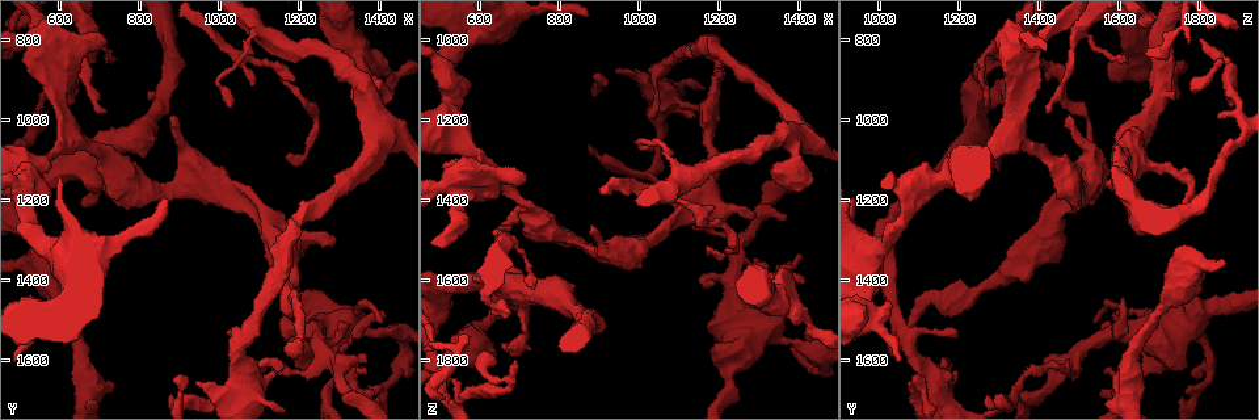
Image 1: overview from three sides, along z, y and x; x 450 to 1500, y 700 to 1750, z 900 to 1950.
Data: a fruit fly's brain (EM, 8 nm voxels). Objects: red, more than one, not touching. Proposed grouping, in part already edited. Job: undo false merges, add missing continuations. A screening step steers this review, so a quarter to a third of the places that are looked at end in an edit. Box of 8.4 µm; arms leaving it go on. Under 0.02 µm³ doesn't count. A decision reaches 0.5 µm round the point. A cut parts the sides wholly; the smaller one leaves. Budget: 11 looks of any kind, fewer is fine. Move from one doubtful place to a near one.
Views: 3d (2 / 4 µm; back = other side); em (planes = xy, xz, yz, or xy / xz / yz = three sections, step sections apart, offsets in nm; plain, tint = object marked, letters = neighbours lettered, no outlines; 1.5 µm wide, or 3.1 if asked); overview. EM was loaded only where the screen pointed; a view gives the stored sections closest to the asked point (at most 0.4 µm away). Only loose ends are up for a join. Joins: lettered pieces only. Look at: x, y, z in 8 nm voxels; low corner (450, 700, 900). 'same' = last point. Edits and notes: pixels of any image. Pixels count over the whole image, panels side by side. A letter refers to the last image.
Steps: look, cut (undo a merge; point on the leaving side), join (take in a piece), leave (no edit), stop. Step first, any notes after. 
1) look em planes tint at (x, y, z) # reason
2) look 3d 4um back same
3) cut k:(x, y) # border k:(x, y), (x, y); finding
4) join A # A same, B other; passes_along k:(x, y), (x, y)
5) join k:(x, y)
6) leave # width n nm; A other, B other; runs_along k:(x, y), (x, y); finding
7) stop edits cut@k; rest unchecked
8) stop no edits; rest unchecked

look 3d 4um at (1160, 1090, 1515) # end of a long branch

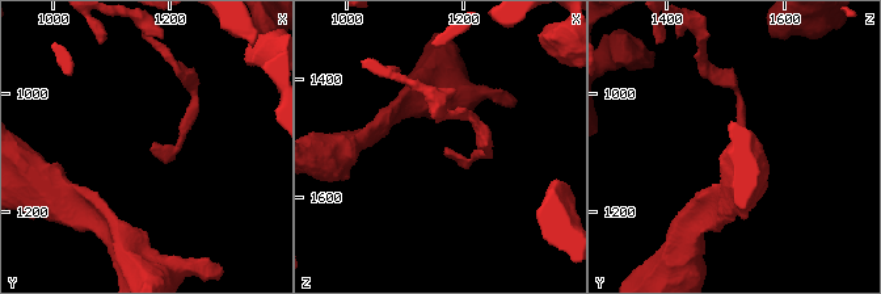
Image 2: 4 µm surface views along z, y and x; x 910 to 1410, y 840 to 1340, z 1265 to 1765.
look em planes plain at (1165, 1085, 1520)

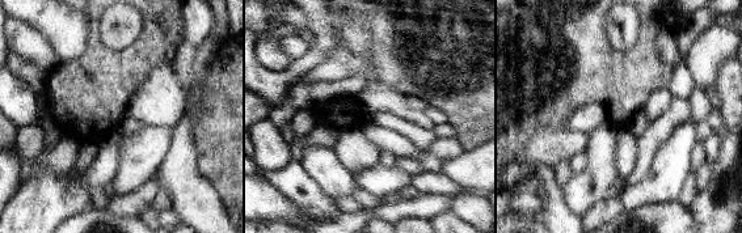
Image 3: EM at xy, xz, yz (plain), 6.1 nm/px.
look em planes letters same # see the neighbours

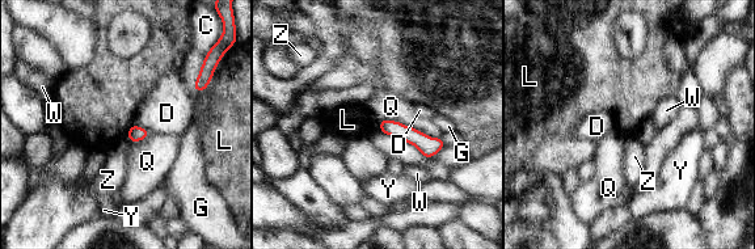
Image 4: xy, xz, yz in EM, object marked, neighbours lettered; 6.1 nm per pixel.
leave # longest_contact Q 400 nm; C other, D other, G other, L other, Q other, W other, Y other, Z other; border 4:(207, 84), (203, 91), (193, 89); no lettered piece goes on from it

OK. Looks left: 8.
look 3d 4um at (1230, 1475, 1855) # sudden change in width

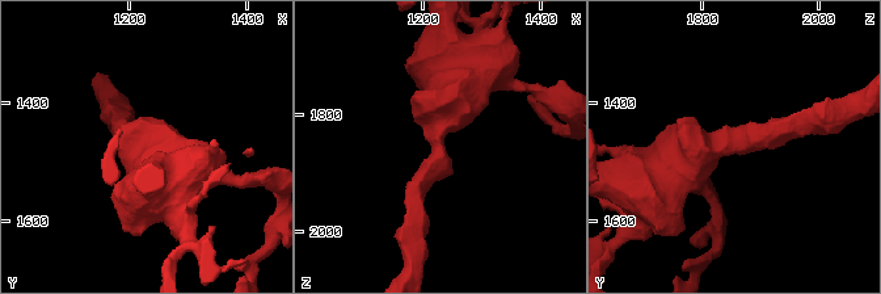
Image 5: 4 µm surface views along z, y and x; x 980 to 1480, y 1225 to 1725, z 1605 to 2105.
look em 3.1um planes letters at (1225, 1475, 1855) # arm_widths 280, 650 nm; now the EM

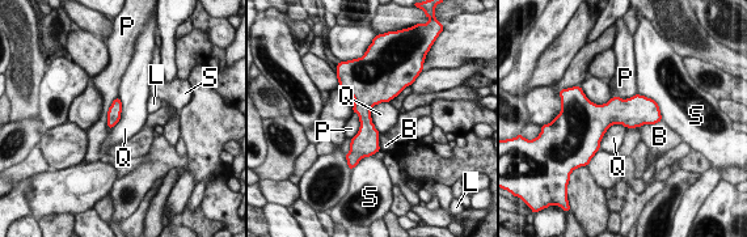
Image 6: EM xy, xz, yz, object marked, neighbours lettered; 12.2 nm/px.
leave # B other, L other, P other, Q other, S other; border 6:(388, 101), (371, 110), (380, 132); continuous, no second neuron

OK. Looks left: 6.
look 3d 2um at (890, 990, 1475) # an open end

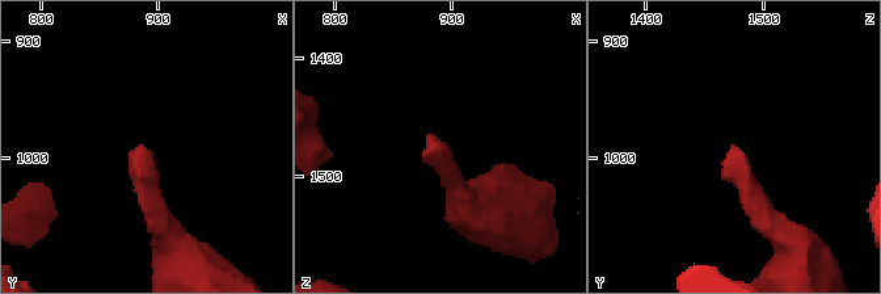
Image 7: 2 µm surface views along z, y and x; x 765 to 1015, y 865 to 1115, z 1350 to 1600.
look em planes letters at (888, 990, 1472) # shape alone is not enough

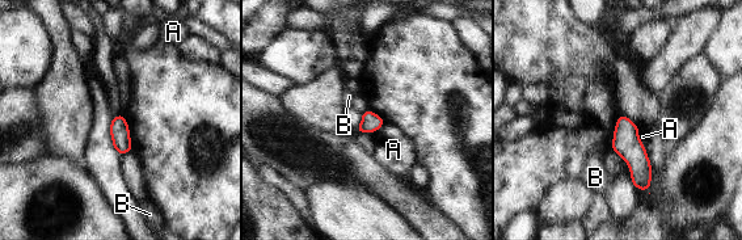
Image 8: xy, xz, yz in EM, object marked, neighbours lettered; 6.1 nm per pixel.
leave # width 120 nm; A other, B other; border 8:(384, 122), (374, 133); none of them fits

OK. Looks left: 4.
look em planes letters at (690, 800, 1805) # branch stops here

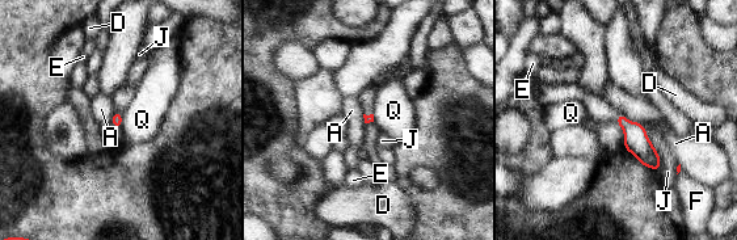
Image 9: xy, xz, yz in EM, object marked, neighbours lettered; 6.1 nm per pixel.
leave # A other, D other, E other, F other, J other, Q other; border 9:(114, 113), (110, 122); no lettered piece goes on from it

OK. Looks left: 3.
stop no edits; rest unchecked

